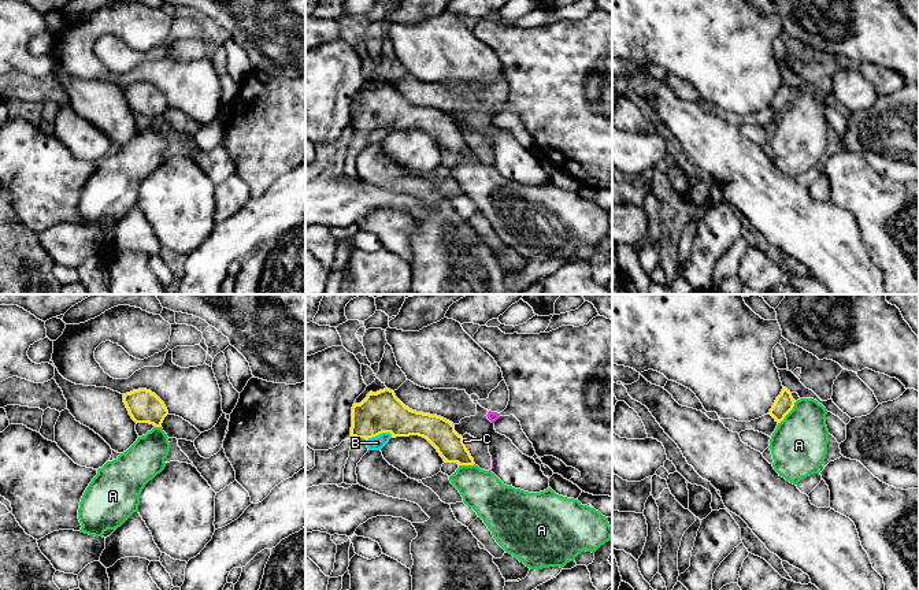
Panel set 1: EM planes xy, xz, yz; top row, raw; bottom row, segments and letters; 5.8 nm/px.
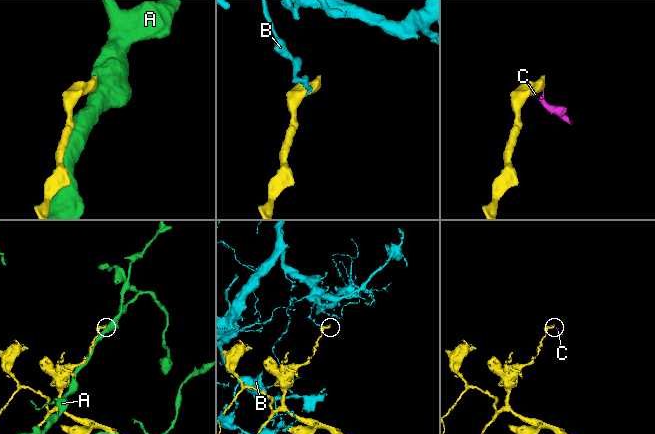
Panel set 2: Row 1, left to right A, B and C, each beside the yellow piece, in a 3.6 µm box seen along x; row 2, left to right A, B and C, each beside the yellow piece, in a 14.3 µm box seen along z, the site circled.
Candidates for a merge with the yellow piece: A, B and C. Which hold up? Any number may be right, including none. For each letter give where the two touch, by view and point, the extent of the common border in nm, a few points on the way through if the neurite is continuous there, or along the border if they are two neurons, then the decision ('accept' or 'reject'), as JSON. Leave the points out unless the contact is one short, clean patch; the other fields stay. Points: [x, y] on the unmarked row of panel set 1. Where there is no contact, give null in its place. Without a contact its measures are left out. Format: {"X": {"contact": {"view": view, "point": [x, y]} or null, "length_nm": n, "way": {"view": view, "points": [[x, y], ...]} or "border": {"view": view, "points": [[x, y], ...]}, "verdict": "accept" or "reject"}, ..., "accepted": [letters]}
{"A": {"contact": {"view": "yz", "point": [789, 104]}, "length_nm": 170, "verdict": "reject"}, "B": {"contact": {"view": "xz", "point": [380, 126]}, "length_nm": 160, "verdict": "reject"}, "C": {"contact": {"view": "xz", "point": [464, 138]}, "length_nm": 80, "border": {"view": "xz", "points": [[462, 133], [467, 144]]}, "verdict": "reject"}, "accepted": []}

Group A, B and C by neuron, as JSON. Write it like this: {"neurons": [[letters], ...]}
{"neurons": [["A"], ["B"], ["C"]]}

